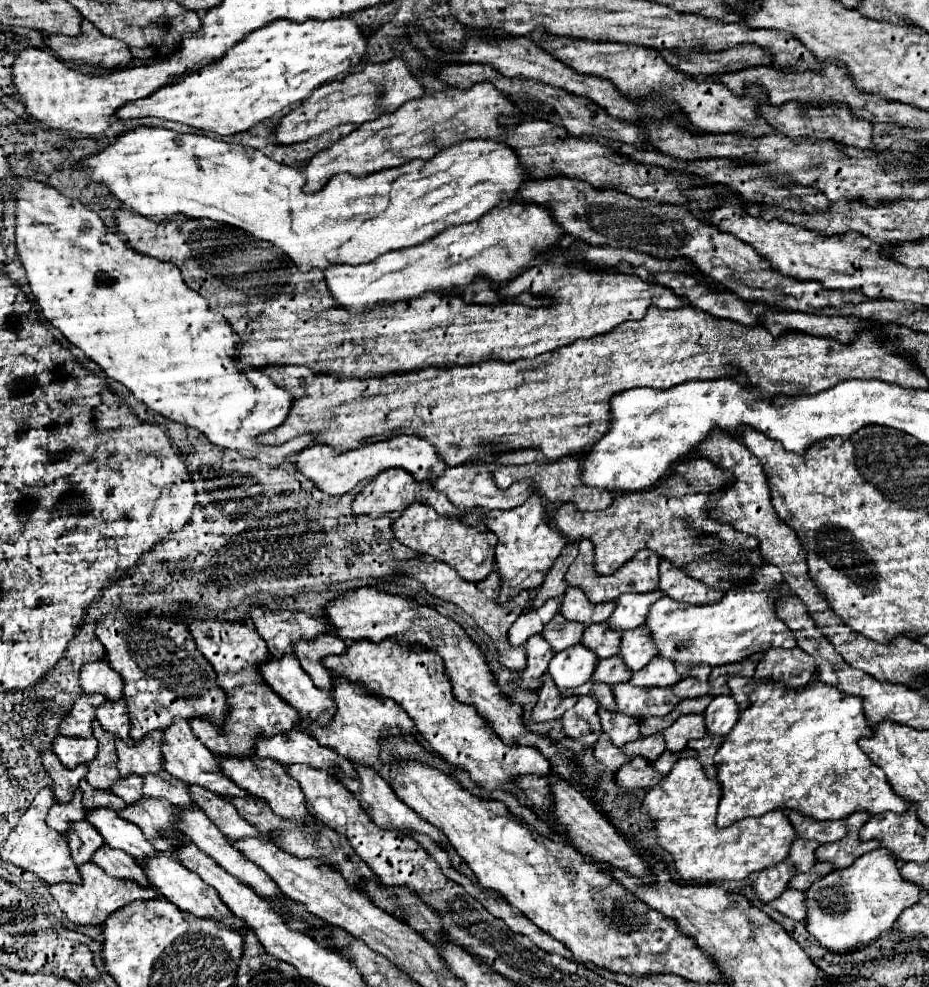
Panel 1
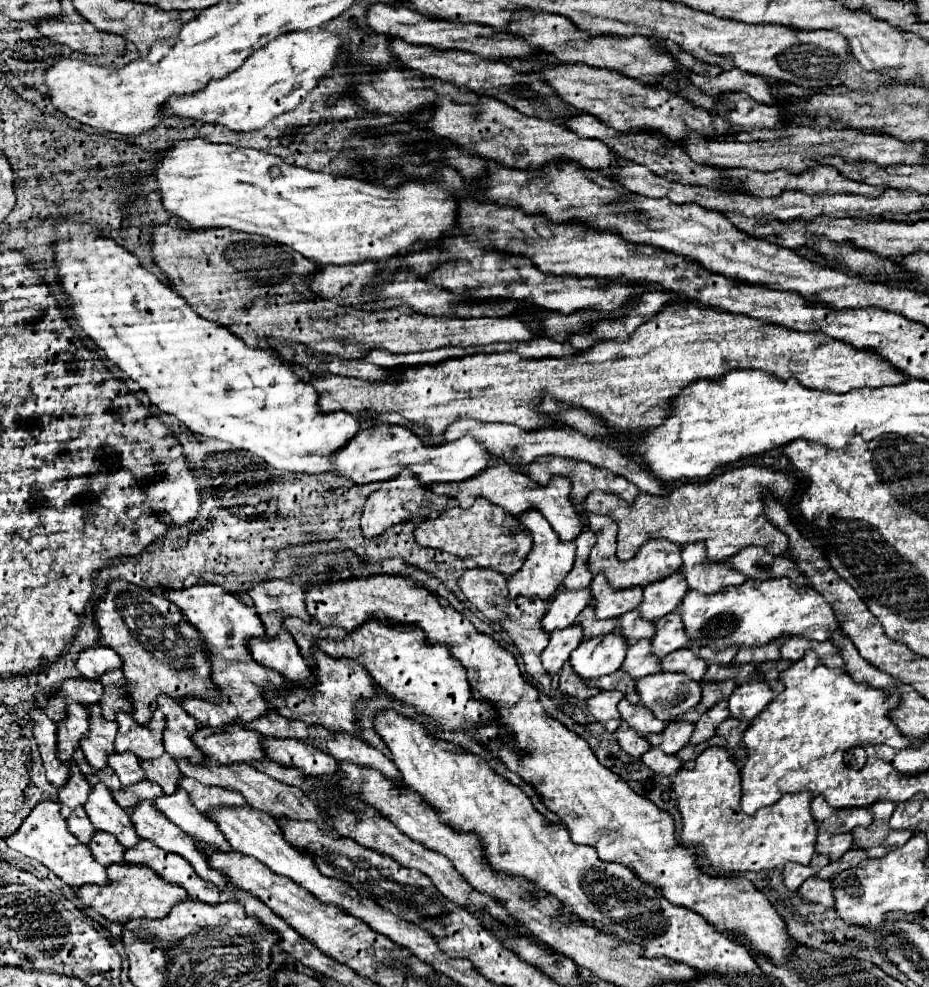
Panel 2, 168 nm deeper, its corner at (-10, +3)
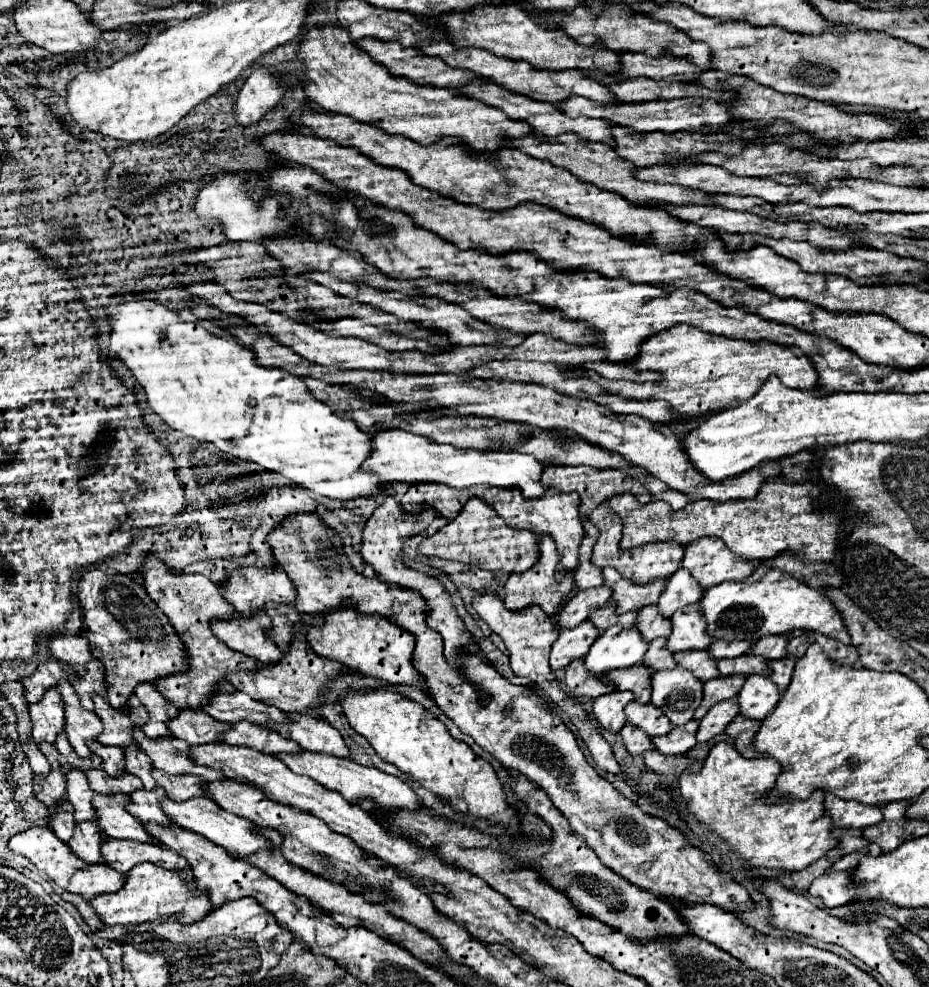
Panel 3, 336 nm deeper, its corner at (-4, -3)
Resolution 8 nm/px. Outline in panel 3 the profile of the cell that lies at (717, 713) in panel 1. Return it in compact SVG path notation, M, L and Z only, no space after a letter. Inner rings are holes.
M751 676L745 680L737 698L741 704L743 716L763 720L775 708L775 704L781 700L781 692L771 678Z

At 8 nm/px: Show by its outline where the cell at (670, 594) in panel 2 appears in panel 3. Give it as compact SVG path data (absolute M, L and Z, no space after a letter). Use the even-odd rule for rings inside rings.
M679 568L667 580L667 590L661 594L657 606L663 616L671 616L675 614L675 610L699 602L703 598L703 592L705 592L703 586L699 586L699 582L691 576L691 572L687 568Z

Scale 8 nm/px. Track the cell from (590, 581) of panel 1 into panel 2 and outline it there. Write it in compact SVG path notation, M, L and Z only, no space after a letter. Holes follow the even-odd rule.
M591 514L589 516L589 530L597 536L597 542L595 542L595 546L591 548L591 554L589 554L589 570L593 574L603 574L613 588L619 588L619 590L633 588L633 586L645 588L653 582L659 582L659 580L671 576L681 566L681 546L677 546L669 540L649 540L641 546L641 550L637 552L637 556L633 556L633 560L621 562L615 556L615 544L611 544L611 541L617 543L617 524L613 520L609 520L607 516Z

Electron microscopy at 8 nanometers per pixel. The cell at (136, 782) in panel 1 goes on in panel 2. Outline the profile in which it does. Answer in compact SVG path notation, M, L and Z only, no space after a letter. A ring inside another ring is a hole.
M115 752L109 758L109 766L115 770L115 774L119 776L123 788L129 788L141 780L145 780L145 772L141 768L141 762L137 760L137 756L133 756L131 752Z

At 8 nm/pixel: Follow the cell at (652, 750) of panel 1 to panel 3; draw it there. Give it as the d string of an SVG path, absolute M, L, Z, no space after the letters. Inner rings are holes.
M691 720L683 726L675 726L669 734L655 736L653 744L663 754L685 754L697 744L697 738L695 738L697 728L699 728L699 722Z

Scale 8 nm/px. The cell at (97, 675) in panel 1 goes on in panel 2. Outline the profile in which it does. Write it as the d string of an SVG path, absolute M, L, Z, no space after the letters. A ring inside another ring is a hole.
M107 646L85 648L77 658L77 670L87 680L101 680L105 672L121 670L121 668L123 668L121 658L117 656L117 652L113 652Z

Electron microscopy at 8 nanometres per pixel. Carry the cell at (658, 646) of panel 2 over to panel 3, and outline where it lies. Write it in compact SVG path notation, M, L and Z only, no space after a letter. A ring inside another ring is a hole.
M699 604L683 606L671 616L673 632L667 638L667 648L671 652L679 650L705 650L713 642L707 632L707 622L703 620L703 610Z

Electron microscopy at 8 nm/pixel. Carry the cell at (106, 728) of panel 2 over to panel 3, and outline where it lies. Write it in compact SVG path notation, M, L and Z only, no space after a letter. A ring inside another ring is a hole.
M67 678L59 680L57 692L61 694L63 704L65 704L65 732L67 732L67 738L69 738L71 746L75 748L75 752L79 756L89 756L91 750L87 748L85 740L87 738L97 738L103 724L99 722L99 716L95 712L89 712L83 706L79 706L79 698L77 698L75 690L71 690L71 684L67 682Z

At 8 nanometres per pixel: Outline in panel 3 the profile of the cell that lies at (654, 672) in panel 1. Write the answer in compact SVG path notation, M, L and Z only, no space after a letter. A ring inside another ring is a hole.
M681 650L675 654L675 662L679 666L689 668L701 682L707 682L719 676L717 660L707 650Z

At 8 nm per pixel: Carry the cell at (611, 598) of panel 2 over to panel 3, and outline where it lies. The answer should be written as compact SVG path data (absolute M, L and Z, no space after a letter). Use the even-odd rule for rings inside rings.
M603 568L603 578L605 578L605 586L613 588L617 614L655 604L667 586L667 578L659 578L649 584L635 584L627 578L621 578L621 574L615 568Z

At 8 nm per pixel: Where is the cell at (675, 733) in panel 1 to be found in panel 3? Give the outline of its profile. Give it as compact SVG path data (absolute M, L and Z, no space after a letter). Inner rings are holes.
M731 698L731 700L723 700L719 704L715 704L707 716L701 720L701 726L699 726L699 732L697 732L697 740L699 742L707 742L711 740L713 736L725 732L727 724L739 714L739 702L737 698Z

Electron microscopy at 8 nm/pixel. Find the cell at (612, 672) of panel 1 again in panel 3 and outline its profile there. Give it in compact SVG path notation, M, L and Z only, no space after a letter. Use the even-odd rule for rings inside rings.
M657 638L649 644L649 650L643 658L643 664L651 670L663 670L663 668L675 668L673 654L667 652L667 638Z

